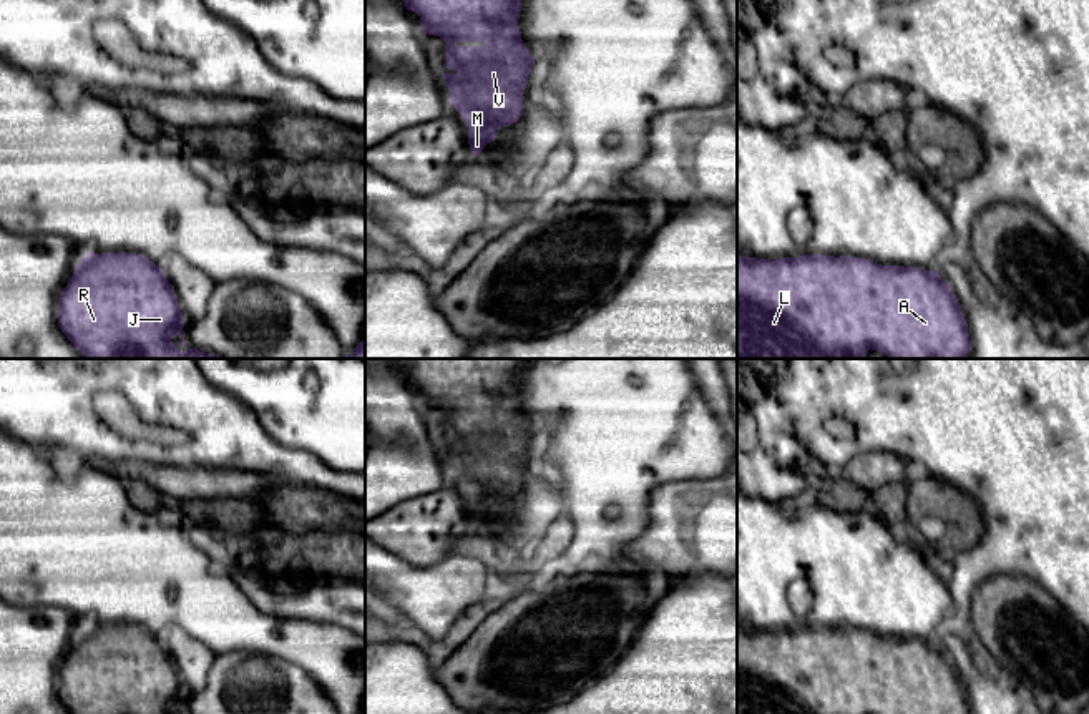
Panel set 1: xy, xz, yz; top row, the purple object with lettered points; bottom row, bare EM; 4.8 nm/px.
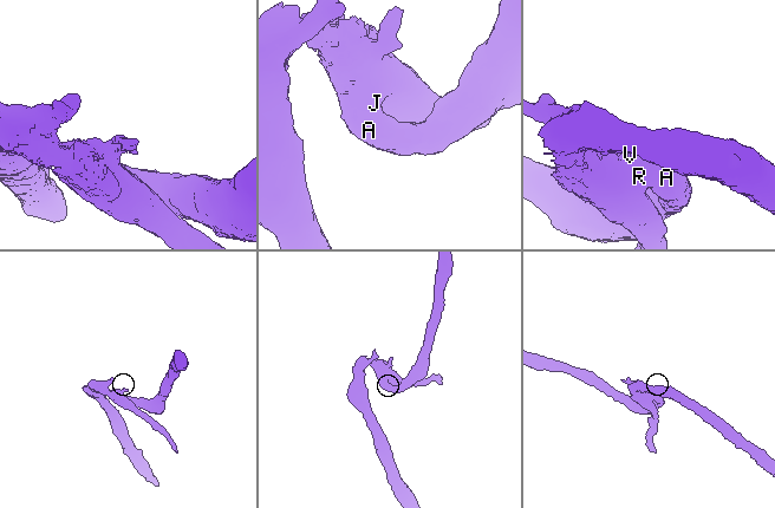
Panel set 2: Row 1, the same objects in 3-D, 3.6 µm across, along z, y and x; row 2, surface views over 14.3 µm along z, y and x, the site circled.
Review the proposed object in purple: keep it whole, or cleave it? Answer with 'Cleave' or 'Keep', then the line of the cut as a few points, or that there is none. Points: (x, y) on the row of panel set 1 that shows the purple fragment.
Keep. No split

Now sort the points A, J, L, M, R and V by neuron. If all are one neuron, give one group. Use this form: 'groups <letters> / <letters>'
groups A J L M R V

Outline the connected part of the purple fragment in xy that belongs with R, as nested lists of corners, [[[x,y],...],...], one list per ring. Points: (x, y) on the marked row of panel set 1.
[[[90,252],[81,257],[58,297],[58,307],[58,327],[86,359],[224,359],[198,349],[184,352],[173,344],[171,339],[176,335],[181,339],[184,327],[178,297],[164,277],[163,267],[141,254]]]

